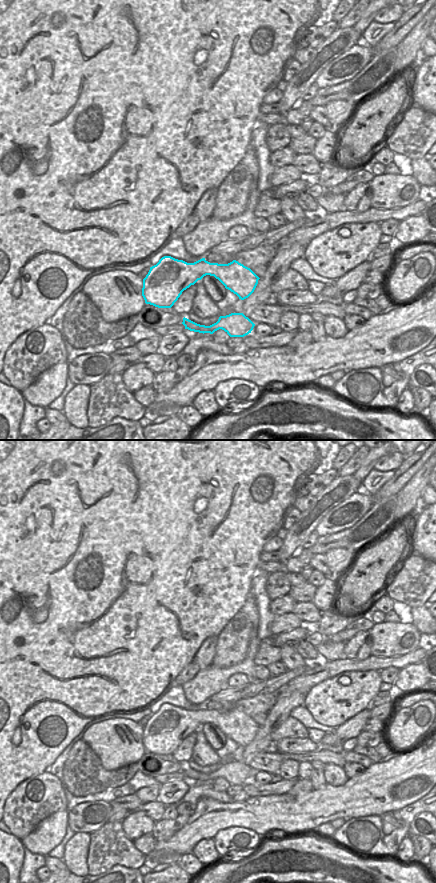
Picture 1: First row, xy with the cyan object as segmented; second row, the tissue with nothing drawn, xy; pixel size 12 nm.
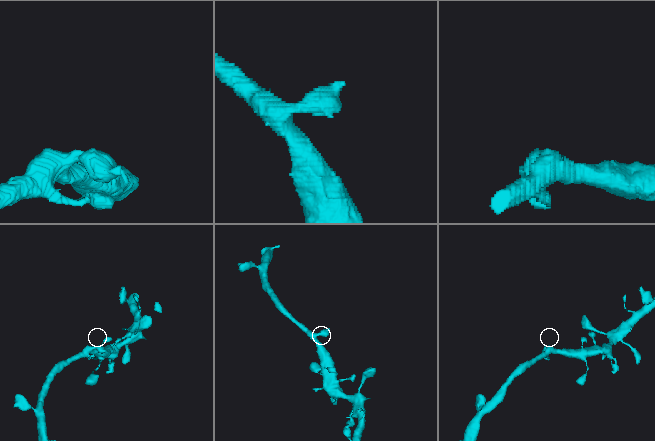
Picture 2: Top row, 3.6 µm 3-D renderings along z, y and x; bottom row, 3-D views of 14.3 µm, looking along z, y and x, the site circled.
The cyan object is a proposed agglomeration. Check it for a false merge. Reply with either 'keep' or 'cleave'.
keep

